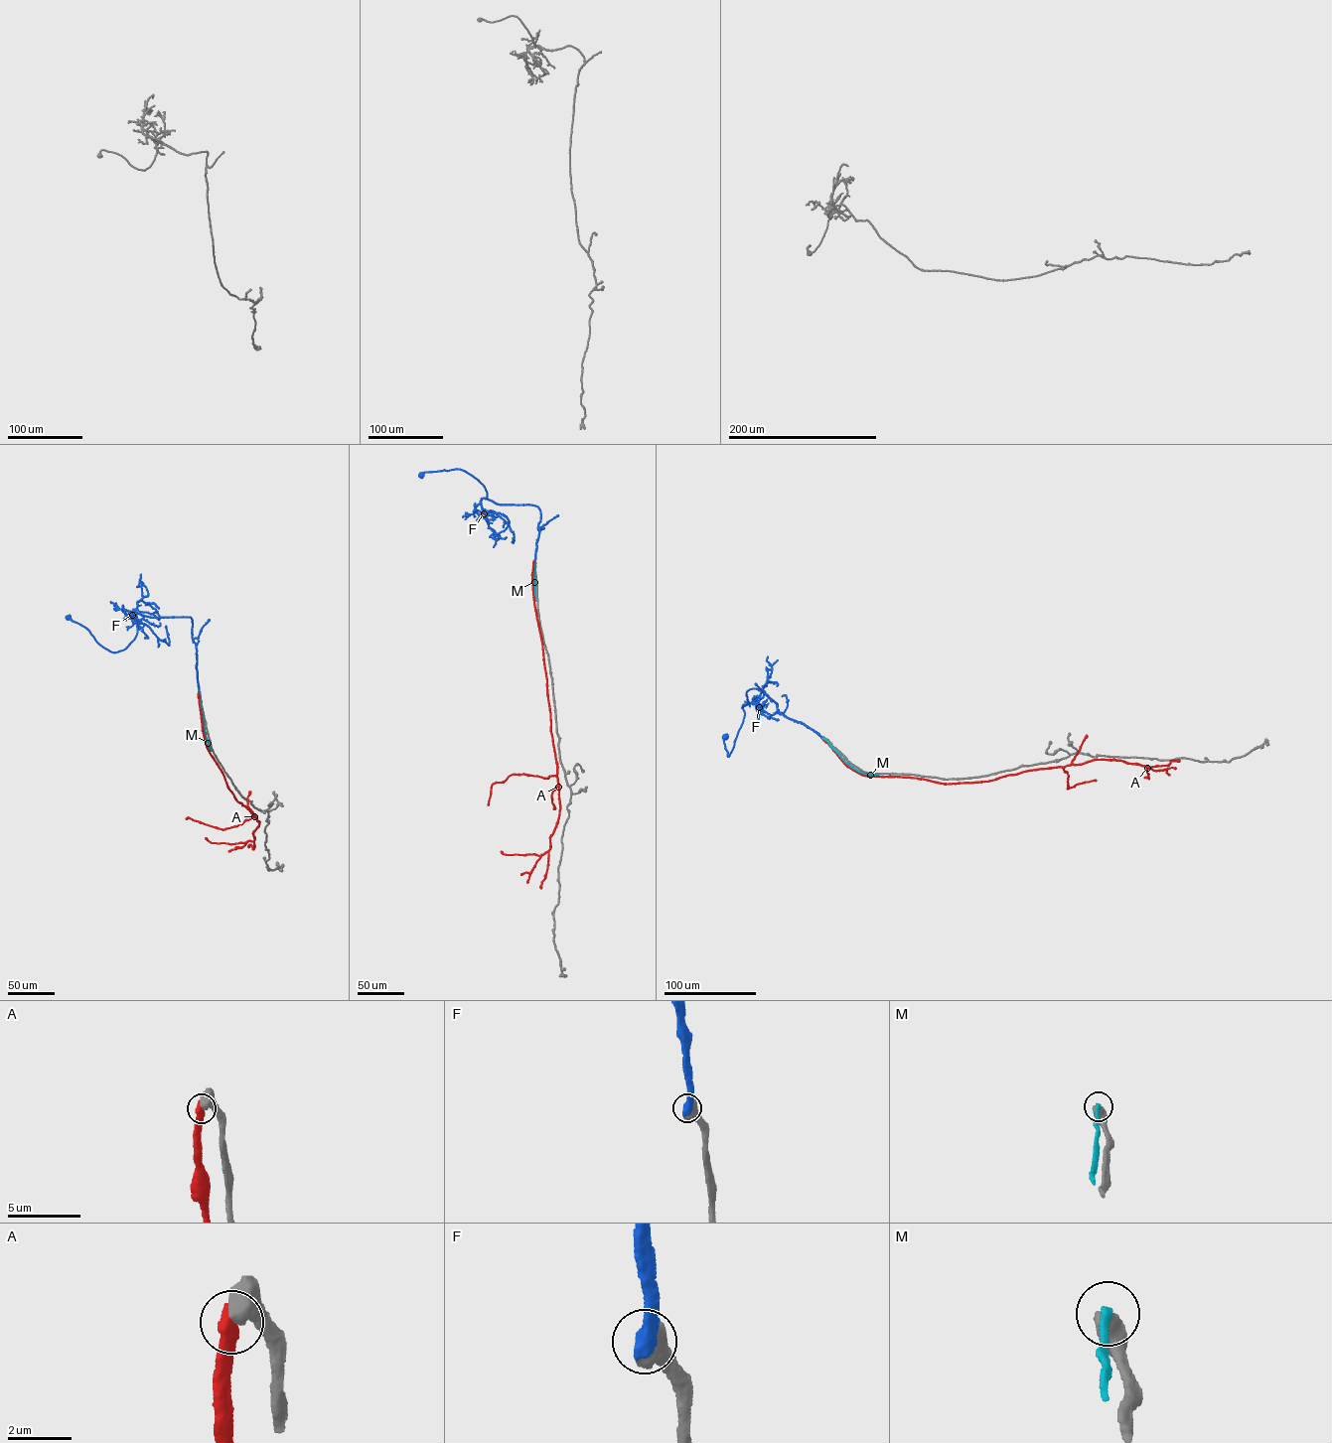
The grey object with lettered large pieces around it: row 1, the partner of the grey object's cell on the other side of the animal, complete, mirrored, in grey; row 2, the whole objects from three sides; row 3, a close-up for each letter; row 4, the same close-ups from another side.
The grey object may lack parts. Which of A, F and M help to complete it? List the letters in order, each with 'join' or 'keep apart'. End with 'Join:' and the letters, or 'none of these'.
A: keep apart
F: join
M: keep apart
Join: F

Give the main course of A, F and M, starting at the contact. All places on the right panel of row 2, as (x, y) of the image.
A: (821, 738), (845, 765), (870, 776), (944, 784), (979, 782), (1110, 760), (1145, 766), (1149, 779), (1144, 778)
F: (821, 737), (781, 714), (778, 704), (752, 688), (746, 693), (743, 722), (728, 756), (723, 740), (726, 736)
M: (821, 738), (854, 769), (878, 775)

